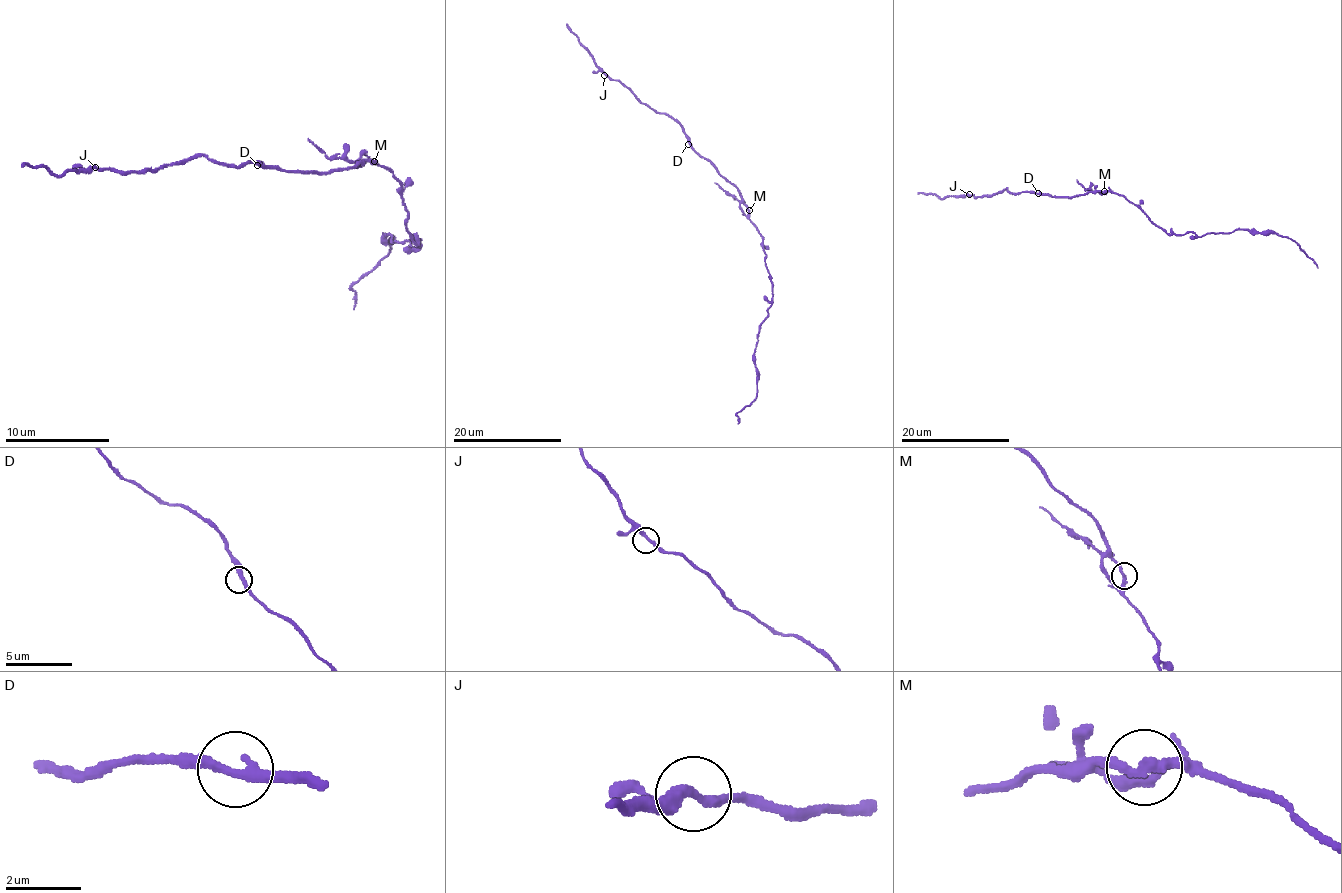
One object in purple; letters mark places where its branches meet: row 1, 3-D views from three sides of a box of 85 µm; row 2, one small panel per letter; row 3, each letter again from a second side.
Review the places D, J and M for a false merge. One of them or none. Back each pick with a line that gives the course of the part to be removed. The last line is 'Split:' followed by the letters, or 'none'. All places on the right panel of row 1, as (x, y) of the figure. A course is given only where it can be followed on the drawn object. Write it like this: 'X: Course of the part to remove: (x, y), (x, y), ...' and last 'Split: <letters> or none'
M: Course of the part to remove: (1104, 192), (1131, 201), (1168, 234), (1276, 232), (1292, 239), (1318, 267)
Split: M

